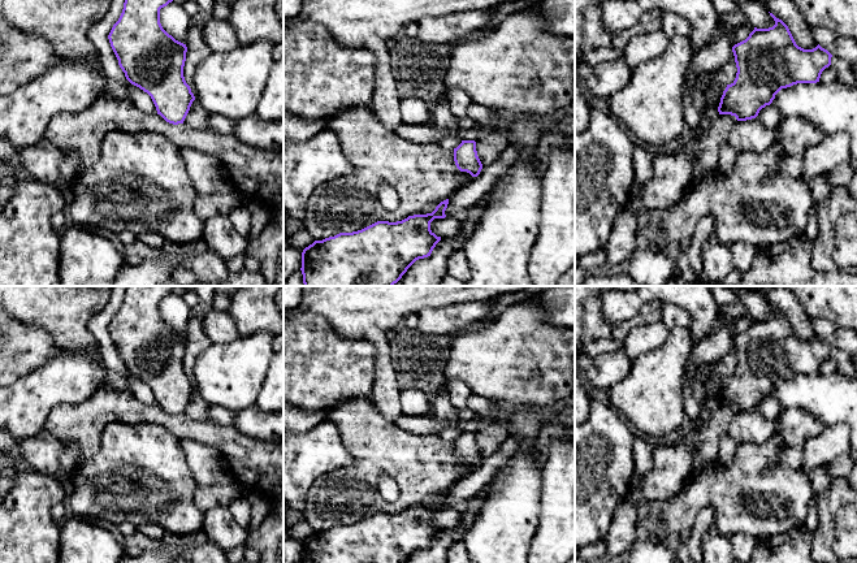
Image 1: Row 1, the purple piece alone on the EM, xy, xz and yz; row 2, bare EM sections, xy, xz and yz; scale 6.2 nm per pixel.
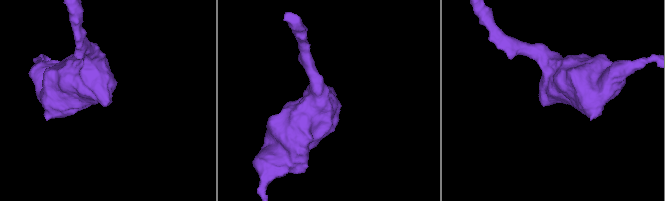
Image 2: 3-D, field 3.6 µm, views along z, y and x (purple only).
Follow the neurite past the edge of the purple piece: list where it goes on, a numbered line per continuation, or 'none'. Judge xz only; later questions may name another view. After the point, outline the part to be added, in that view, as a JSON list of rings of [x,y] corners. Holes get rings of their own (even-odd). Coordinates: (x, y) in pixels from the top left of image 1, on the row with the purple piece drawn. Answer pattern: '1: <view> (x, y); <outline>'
none

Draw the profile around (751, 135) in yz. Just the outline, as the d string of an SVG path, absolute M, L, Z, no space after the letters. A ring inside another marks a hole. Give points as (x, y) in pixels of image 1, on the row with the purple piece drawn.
M757 118L737 121L730 130L727 142L737 152L762 153L776 140L774 130L765 127Z

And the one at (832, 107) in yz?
M836 81L831 83L797 83L782 88L772 100L771 105L782 117L802 117L819 127L823 135L847 133L850 139L850 151L848 163L857 172L857 88L845 86Z

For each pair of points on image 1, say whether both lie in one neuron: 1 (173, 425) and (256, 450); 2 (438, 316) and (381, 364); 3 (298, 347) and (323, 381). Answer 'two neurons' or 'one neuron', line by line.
1: one neuron
2: two neurons
3: one neuron

